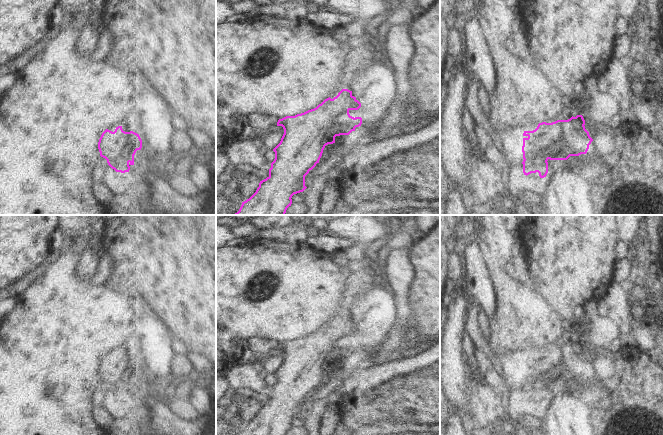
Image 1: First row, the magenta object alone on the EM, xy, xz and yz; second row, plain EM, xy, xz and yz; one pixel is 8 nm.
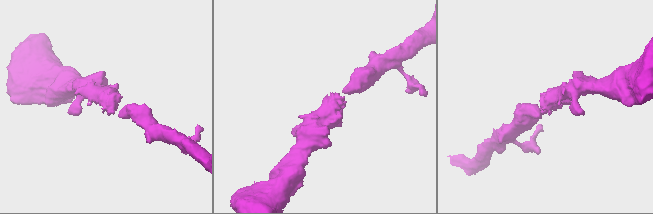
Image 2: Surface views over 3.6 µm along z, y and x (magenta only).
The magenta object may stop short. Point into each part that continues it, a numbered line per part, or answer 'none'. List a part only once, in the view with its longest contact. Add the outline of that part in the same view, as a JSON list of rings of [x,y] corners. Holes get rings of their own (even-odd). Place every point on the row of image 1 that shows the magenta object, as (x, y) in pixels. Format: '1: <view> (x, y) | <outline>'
none

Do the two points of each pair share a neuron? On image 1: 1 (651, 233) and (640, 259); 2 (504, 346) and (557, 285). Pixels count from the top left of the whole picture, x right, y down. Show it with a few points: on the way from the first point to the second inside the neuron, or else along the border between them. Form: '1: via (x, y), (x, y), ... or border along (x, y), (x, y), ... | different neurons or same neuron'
1: border along (641, 242), (652, 251) | different neurons
2: border along (531, 280), (543, 291), (544, 302), (553, 304) | different neurons

